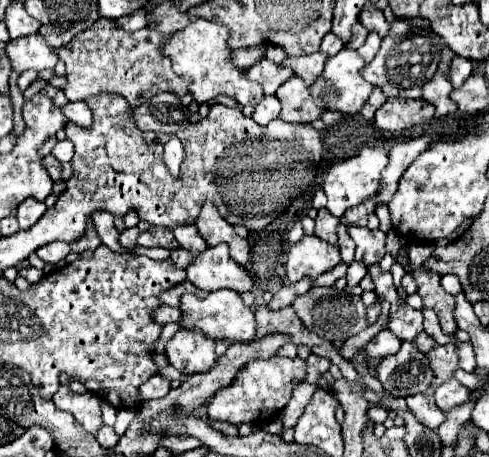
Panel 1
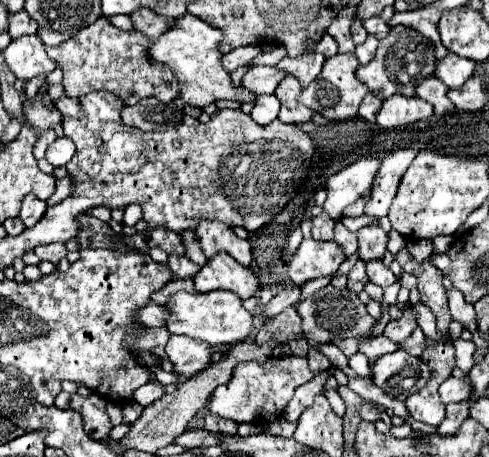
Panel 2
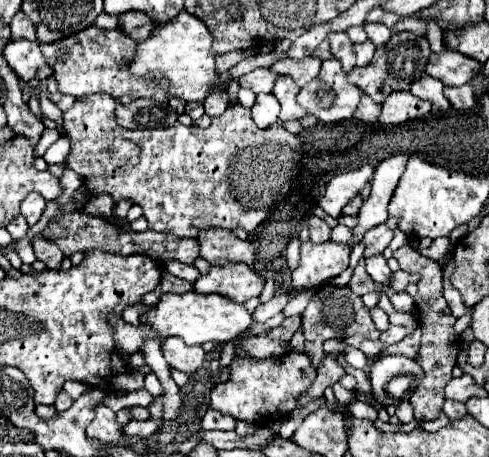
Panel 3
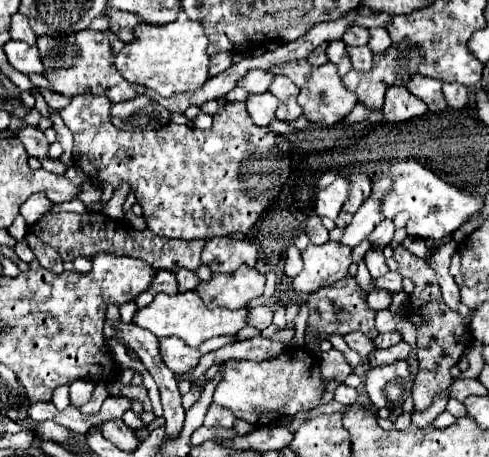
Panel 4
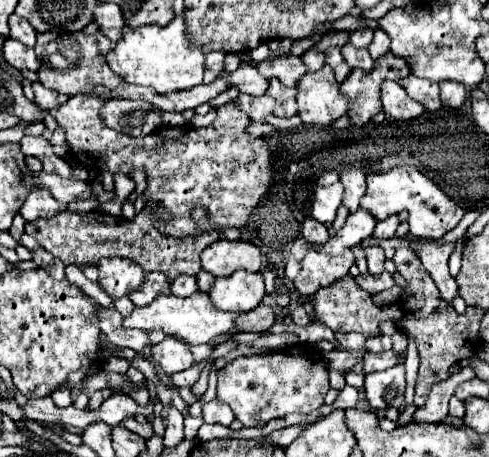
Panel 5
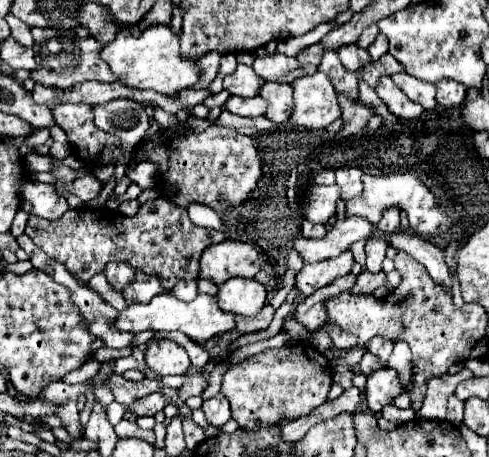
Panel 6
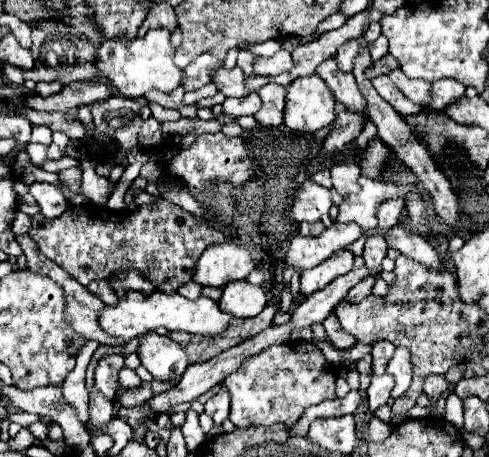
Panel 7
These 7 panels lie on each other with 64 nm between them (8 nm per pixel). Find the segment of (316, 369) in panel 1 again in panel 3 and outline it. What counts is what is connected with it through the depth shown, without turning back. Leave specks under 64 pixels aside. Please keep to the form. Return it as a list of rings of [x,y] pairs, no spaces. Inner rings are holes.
[[[324,284],[310,298],[306,310],[302,312],[302,330],[304,330],[304,336],[306,336],[306,354],[312,360],[312,366],[314,368],[318,368],[322,364],[322,358],[324,358],[322,344],[328,338],[340,338],[340,332],[342,332],[342,338],[362,334],[362,336],[366,336],[370,340],[376,340],[380,336],[378,328],[374,326],[374,322],[370,318],[368,308],[360,300],[360,296],[356,296],[348,286],[336,288],[332,284]]]

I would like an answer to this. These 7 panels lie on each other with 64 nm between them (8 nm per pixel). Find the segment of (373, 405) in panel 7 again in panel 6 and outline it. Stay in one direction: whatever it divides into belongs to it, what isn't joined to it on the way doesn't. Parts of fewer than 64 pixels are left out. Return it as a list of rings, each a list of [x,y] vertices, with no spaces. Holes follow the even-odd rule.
[[[382,368],[368,376],[366,384],[366,400],[372,412],[380,412],[386,404],[392,404],[396,396],[404,392],[400,384],[400,376],[394,368]]]

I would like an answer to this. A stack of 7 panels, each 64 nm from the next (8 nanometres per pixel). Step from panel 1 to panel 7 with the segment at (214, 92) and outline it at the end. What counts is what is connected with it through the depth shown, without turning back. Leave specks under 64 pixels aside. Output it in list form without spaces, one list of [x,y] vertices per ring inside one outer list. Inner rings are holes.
[[[164,28],[148,30],[144,38],[134,40],[106,40],[98,48],[96,66],[104,76],[108,76],[108,82],[120,90],[126,98],[138,98],[144,96],[148,90],[160,90],[160,92],[172,92],[174,88],[182,86],[186,74],[182,68],[174,64],[174,46],[170,42],[170,32]]]

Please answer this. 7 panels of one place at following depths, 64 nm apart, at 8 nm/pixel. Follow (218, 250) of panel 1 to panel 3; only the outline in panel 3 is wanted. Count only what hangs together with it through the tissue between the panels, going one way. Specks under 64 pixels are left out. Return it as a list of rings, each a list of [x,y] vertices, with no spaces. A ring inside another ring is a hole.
[[[214,264],[208,274],[194,282],[198,294],[222,294],[236,302],[246,302],[252,296],[260,296],[264,280],[246,264]]]

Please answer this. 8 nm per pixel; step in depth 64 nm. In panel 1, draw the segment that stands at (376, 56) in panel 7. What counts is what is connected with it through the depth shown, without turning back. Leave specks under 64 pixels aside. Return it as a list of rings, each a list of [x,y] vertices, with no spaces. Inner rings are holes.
[[[368,2],[368,4],[364,6],[364,12],[360,12],[360,22],[362,22],[368,30],[378,32],[382,38],[386,36],[388,28],[390,28],[390,24],[386,22],[382,10],[378,10],[372,2]]]

